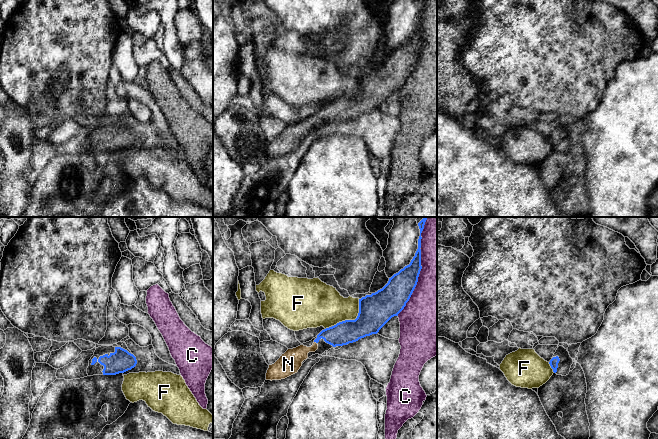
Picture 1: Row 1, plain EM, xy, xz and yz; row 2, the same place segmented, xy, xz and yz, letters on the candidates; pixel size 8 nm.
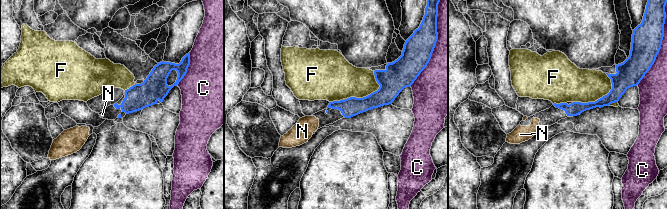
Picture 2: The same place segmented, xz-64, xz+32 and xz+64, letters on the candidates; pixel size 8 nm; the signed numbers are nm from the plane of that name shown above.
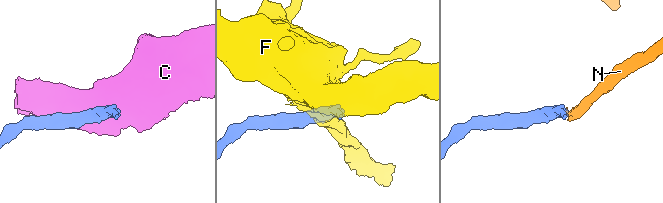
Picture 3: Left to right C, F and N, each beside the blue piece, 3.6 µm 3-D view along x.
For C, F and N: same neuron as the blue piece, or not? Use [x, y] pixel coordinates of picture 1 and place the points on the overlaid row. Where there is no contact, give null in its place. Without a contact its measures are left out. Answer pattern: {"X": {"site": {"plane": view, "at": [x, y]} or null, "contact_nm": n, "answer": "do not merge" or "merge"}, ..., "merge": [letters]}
{"C": {"site": {"plane": "xz", "at": [421, 266]}, "contact_nm": 850, "answer": "do not merge"}, "F": {"site": {"plane": "xz", "at": [353, 320]}, "contact_nm": 320, "answer": "do not merge"}, "N": {"site": {"plane": "xz", "at": [315, 341]}, "contact_nm": 30, "answer": "merge"}, "merge": ["N"]}

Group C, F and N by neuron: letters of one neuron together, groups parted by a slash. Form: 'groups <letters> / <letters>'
groups C / F / N

